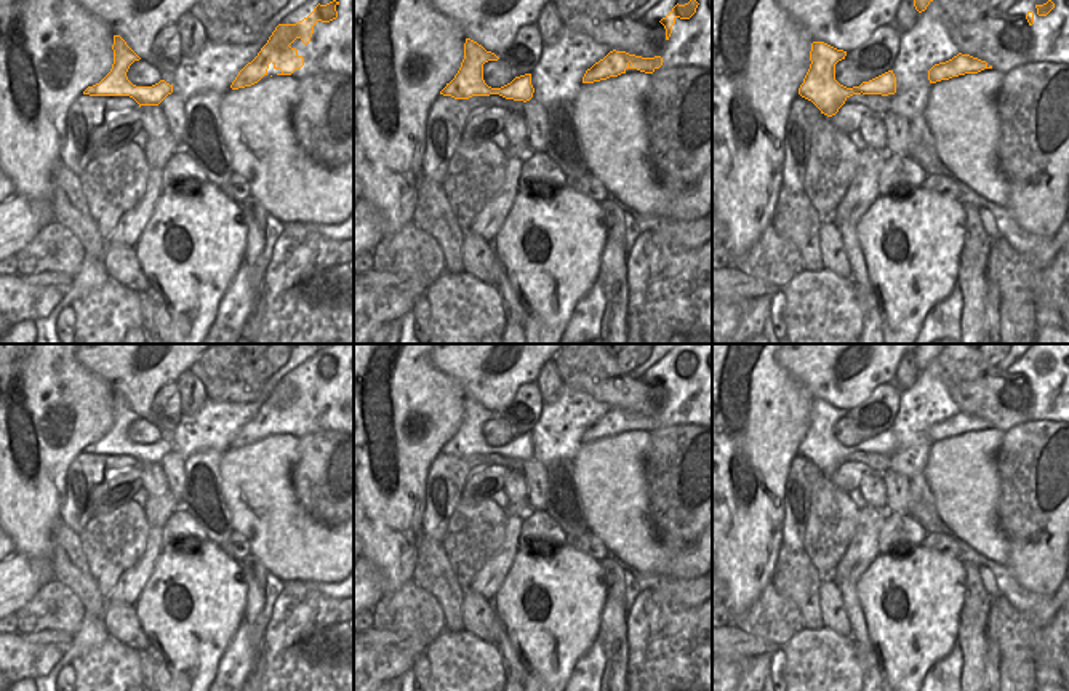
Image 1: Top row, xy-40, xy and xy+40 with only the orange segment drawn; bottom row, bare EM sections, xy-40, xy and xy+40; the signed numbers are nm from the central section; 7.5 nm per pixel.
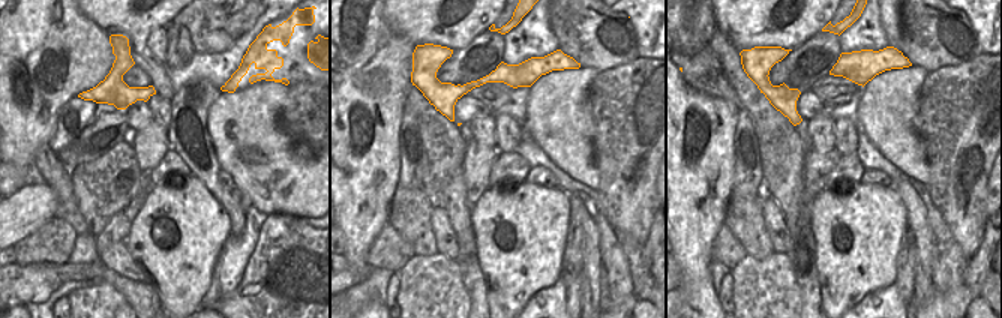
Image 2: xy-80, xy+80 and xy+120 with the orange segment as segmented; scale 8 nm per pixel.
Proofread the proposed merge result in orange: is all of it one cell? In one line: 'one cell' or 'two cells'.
two cells

